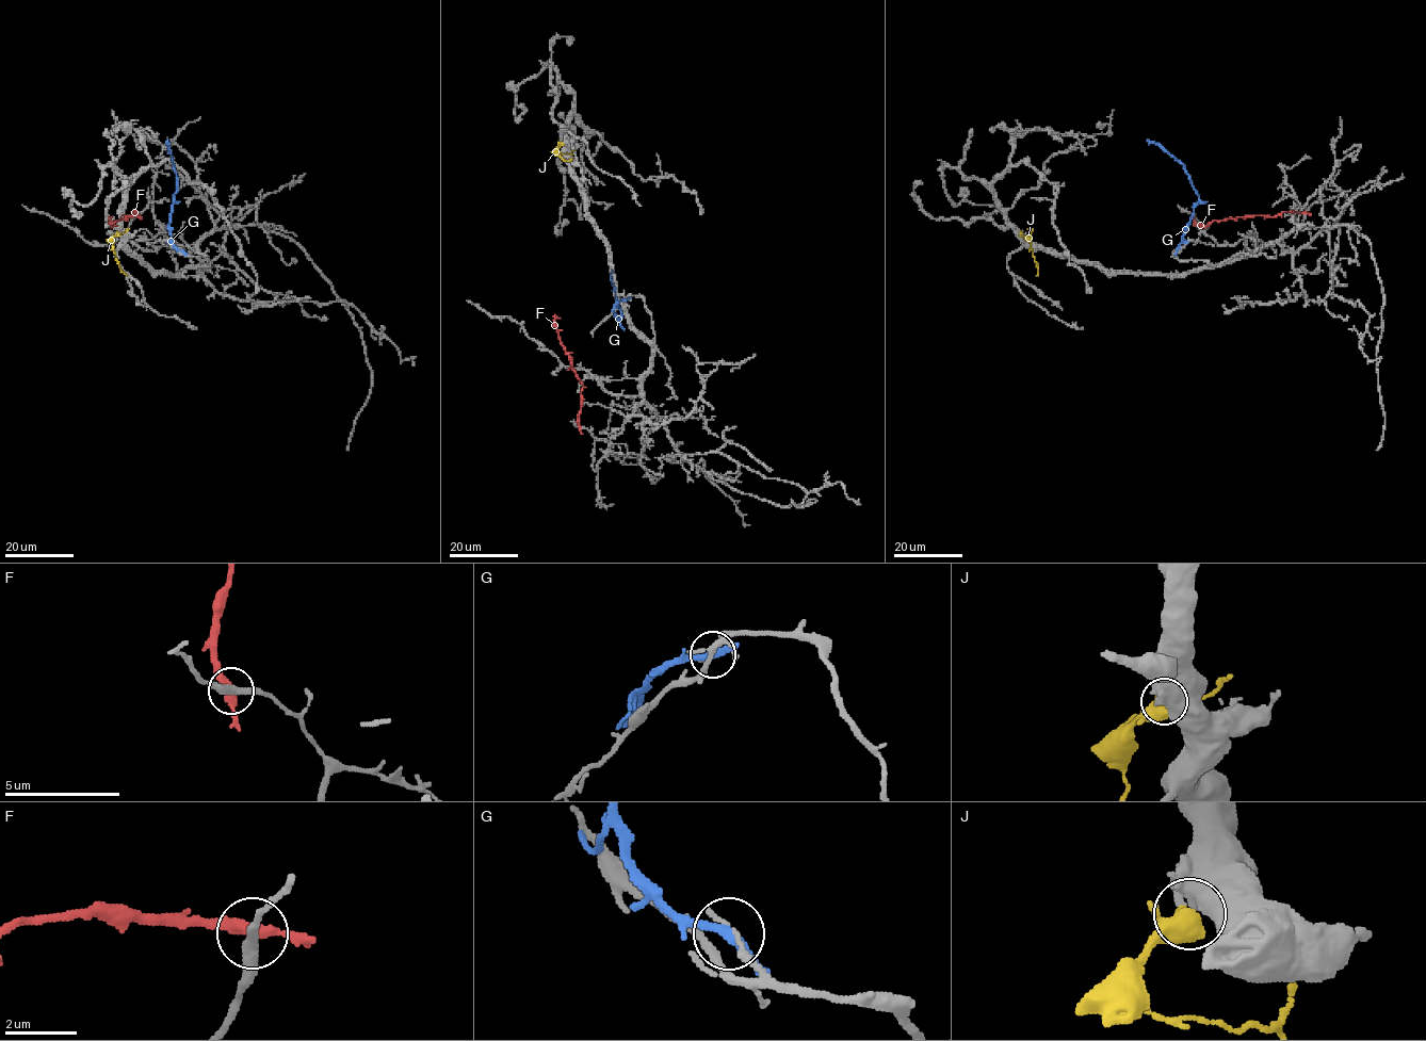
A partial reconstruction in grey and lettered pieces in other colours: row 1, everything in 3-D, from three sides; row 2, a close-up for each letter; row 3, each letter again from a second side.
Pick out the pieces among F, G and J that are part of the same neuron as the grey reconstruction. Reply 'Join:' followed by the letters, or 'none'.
Join: J

